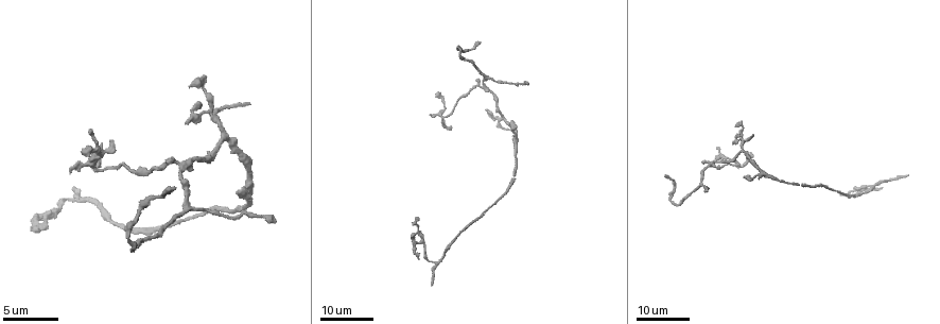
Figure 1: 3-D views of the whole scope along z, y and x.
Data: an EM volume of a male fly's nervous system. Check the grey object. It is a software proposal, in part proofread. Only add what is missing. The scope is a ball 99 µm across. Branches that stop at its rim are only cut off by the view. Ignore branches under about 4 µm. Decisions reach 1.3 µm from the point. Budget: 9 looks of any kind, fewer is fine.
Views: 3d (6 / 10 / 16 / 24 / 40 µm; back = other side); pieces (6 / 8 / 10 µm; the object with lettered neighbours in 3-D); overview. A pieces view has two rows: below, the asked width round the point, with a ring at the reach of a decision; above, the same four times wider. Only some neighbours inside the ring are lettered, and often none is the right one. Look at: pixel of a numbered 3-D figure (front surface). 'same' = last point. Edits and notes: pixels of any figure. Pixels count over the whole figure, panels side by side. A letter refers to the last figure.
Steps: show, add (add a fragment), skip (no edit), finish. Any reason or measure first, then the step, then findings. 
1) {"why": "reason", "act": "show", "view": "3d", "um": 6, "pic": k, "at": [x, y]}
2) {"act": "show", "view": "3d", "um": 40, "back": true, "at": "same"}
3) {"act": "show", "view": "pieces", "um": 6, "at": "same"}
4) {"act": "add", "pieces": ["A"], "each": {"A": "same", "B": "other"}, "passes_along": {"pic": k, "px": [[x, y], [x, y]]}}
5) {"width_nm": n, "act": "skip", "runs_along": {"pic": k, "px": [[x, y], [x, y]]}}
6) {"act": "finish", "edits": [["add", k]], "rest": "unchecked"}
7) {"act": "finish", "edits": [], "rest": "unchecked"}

{"why": "free end", "act": "show", "view": "3d", "um": 16, "pic": 1, "at": [751, 154]}

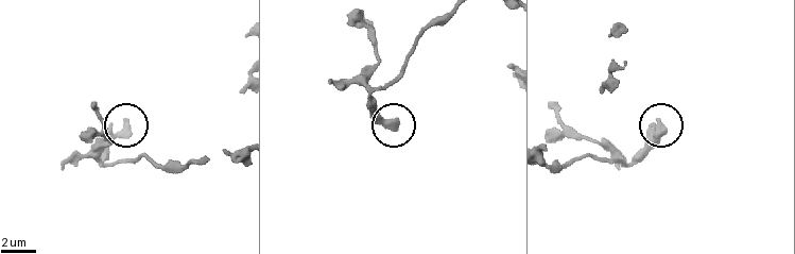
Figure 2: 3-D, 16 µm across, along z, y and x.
{"act": "show", "view": "pieces", "um": 6, "pic": 2, "at": [127, 121]}

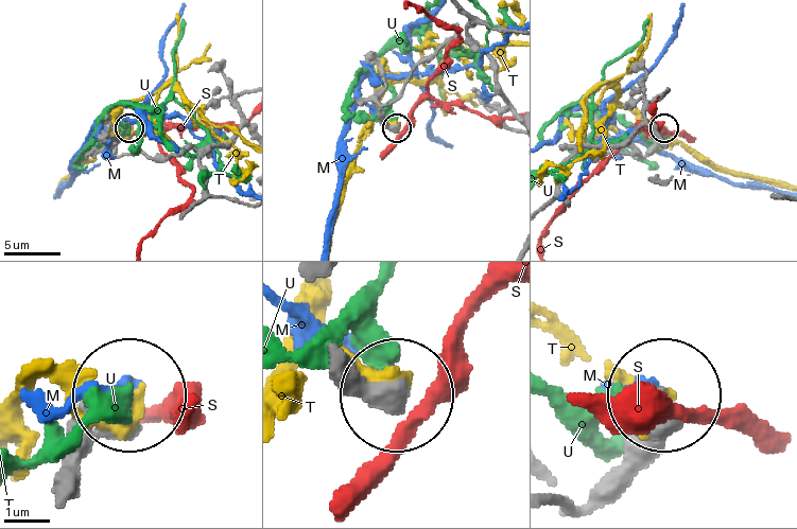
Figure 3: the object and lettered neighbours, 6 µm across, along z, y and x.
{"act": "skip", "each": {"M": "other", "S": "other", "T": "other", "U": "other"}, "found": "none of them fits"}

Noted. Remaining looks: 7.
{"why": "long arm stops here", "act": "show", "view": "3d", "um": 24, "pic": 1, "at": [92, 131]}

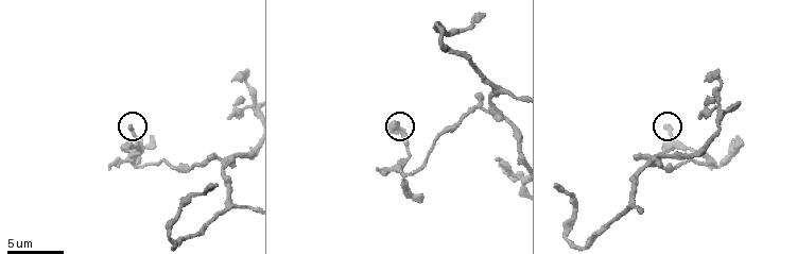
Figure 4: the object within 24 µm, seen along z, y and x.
{"why": "what lies round it", "act": "show", "view": "pieces", "um": 8, "pic": 4, "at": [665, 127]}

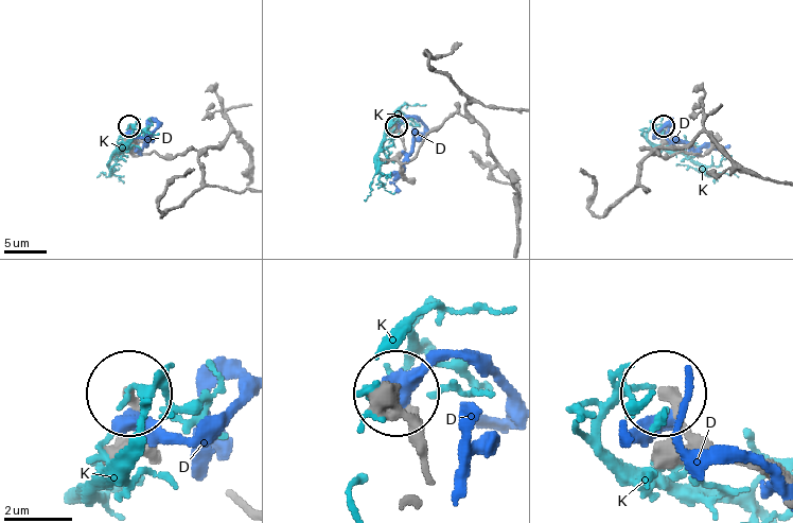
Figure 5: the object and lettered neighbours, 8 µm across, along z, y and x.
{"act": "skip", "each": {"D": "other", "K": "other"}, "found": "no lettered fragment goes on from it"}

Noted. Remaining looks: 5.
{"why": "free end", "act": "show", "view": "3d", "um": 16, "pic": 1, "at": [418, 216]}

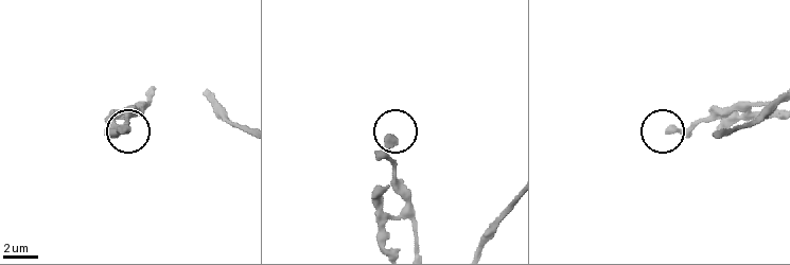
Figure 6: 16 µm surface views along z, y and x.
{"act": "show", "view": "pieces", "um": 10, "pic": 6, "at": [388, 135]}

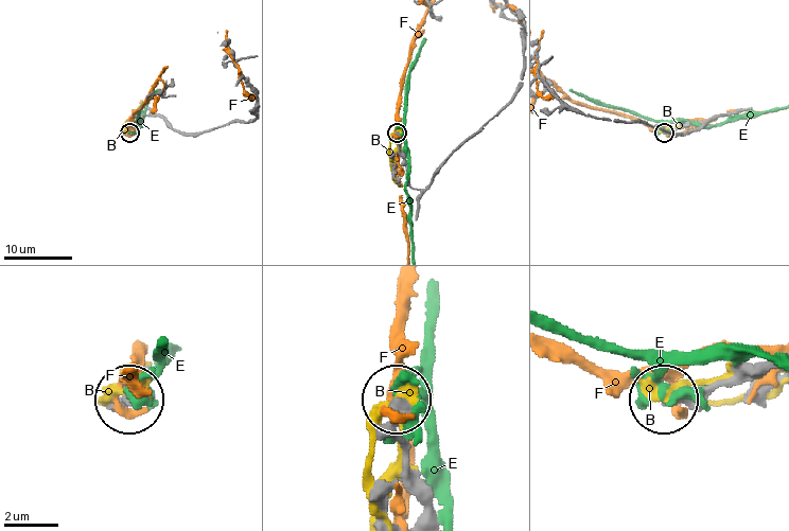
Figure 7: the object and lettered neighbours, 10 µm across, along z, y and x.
{"act": "skip", "each": {"B": "other", "E": "other", "F": "other"}, "runs_along": {"pic": 7, "px": [[433, 512], [405, 458], [399, 399]]}, "found": "no lettered fragment goes on from it"}

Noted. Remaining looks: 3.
{"act": "show", "view": "3d", "um": 16, "pic": 1, "at": [419, 257]}

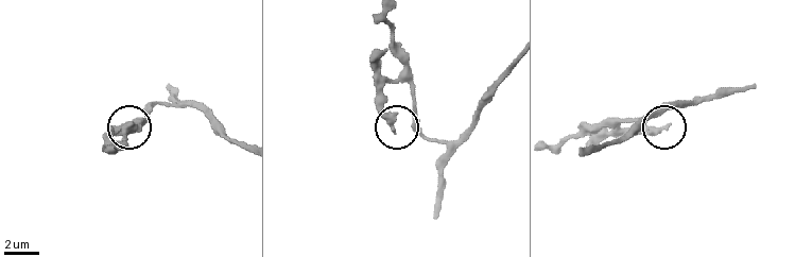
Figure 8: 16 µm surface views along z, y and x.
{"act": "show", "view": "pieces", "um": 6, "pic": 8, "at": [394, 130]}

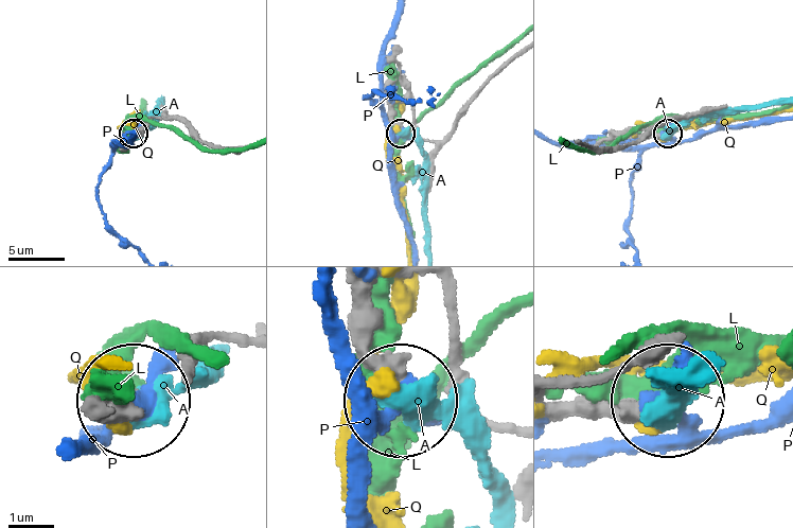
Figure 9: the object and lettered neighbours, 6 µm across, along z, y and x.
{"act": "skip", "each": {"A": "other", "L": "other", "P": "other", "Q": "other"}, "runs_along": {"pic": 9, "px": [[376, 284], [373, 364], [392, 394]]}, "found": "no lettered fragment goes on from it"}

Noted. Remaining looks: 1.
{"act": "finish", "edits": [], "rest": "unchecked"}

